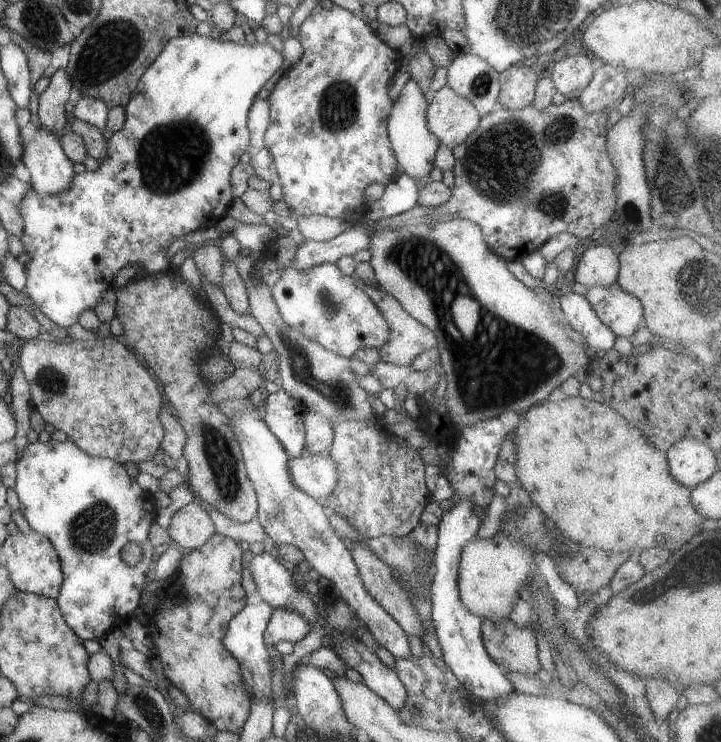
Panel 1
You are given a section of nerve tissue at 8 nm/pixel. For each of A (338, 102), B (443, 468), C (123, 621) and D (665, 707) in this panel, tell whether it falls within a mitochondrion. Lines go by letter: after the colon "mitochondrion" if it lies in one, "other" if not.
A: mitochondrion
B: other
C: other
D: other

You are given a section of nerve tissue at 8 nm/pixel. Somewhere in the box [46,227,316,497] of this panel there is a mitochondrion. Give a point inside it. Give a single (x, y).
(253, 280)

